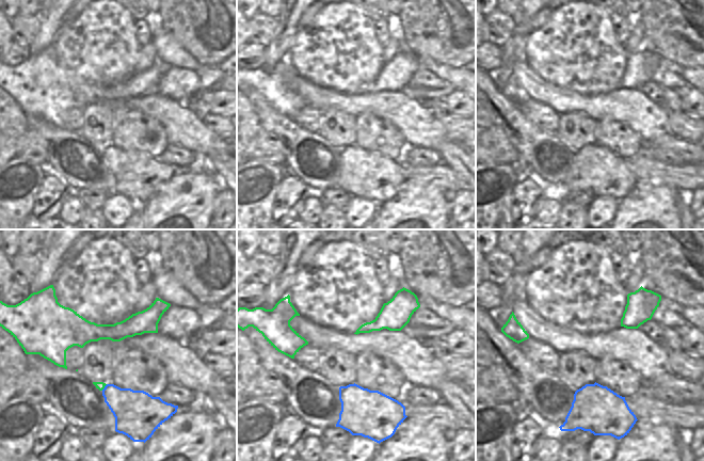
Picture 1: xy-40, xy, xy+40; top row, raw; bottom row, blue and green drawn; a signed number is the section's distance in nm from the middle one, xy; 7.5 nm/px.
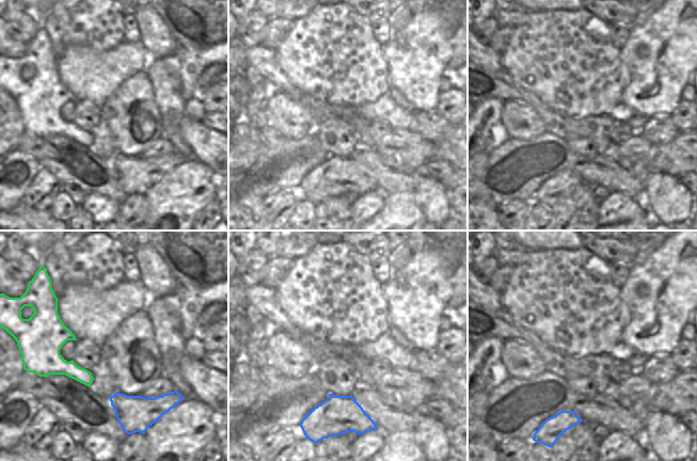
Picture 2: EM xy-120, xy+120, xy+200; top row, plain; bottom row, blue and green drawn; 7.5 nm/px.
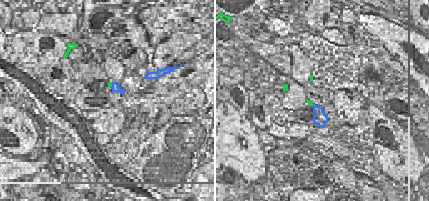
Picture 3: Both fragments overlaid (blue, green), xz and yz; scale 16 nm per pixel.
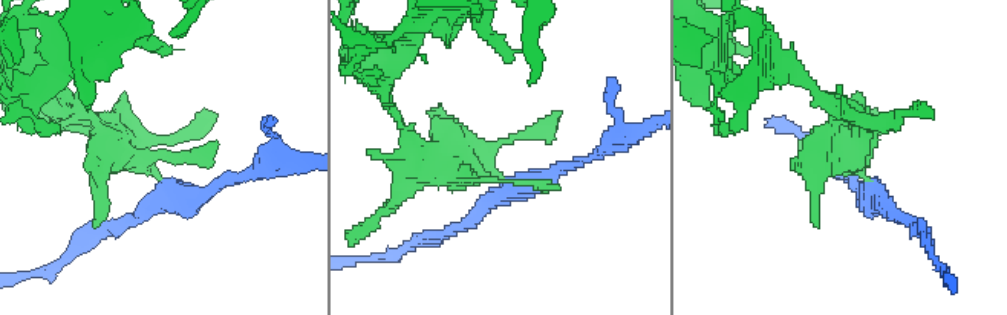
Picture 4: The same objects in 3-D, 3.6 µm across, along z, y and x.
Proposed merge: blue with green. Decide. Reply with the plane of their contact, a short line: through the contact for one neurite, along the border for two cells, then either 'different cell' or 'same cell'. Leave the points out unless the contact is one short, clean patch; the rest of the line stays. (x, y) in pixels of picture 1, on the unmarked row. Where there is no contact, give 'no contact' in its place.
xy-40 | xy-40 (107, 145), (101, 150) | different cell

